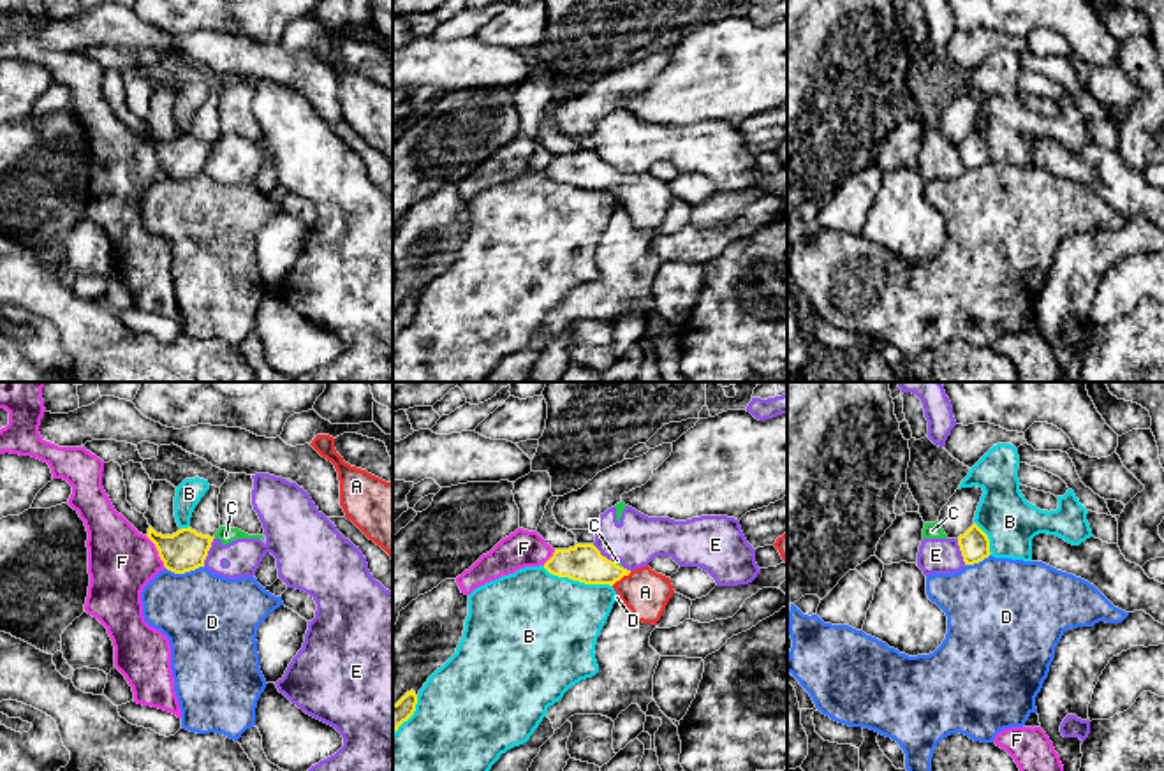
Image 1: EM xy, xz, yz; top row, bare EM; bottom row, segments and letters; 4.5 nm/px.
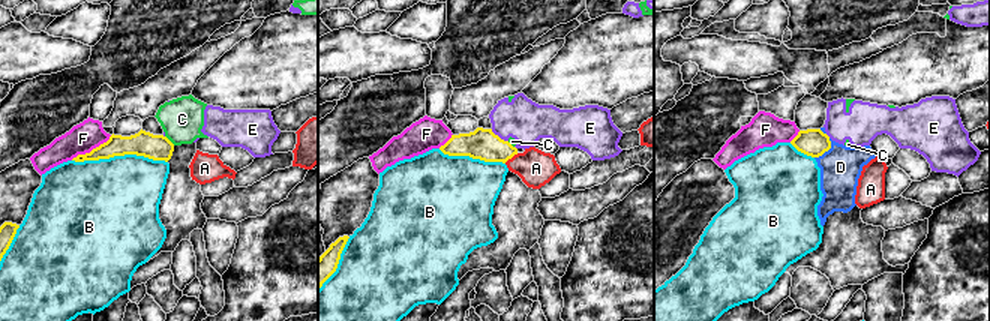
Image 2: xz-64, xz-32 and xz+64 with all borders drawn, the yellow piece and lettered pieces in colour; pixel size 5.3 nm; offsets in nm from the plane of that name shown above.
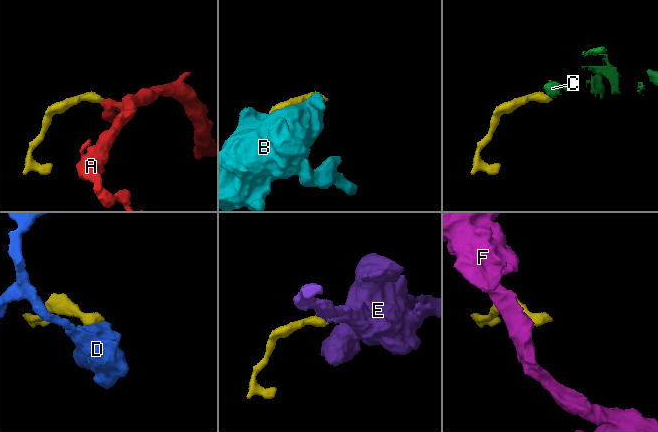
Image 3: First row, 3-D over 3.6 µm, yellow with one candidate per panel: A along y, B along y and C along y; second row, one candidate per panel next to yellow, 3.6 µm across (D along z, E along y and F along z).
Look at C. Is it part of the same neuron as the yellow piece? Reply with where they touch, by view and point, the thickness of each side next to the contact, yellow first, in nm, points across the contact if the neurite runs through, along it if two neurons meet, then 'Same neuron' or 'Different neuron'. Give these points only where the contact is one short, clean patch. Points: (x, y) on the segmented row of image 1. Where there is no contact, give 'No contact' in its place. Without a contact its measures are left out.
Touches yellow at xz (618, 565). Thickness 170 nm (yellow) against 20 nm. Boundary: xz (615, 562), (620, 567). Different neuron

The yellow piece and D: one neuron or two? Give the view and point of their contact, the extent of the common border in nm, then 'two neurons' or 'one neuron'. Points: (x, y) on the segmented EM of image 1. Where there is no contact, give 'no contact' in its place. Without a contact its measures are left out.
xy (184, 572) | 180 nm | two neurons

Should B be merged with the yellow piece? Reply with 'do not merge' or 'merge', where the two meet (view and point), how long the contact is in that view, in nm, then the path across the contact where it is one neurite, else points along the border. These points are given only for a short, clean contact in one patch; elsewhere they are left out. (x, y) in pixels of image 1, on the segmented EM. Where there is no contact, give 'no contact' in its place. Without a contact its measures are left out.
do not merge | xz (578, 580) | 340 nm

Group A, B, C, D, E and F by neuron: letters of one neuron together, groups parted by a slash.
A / B / C E / D / F

